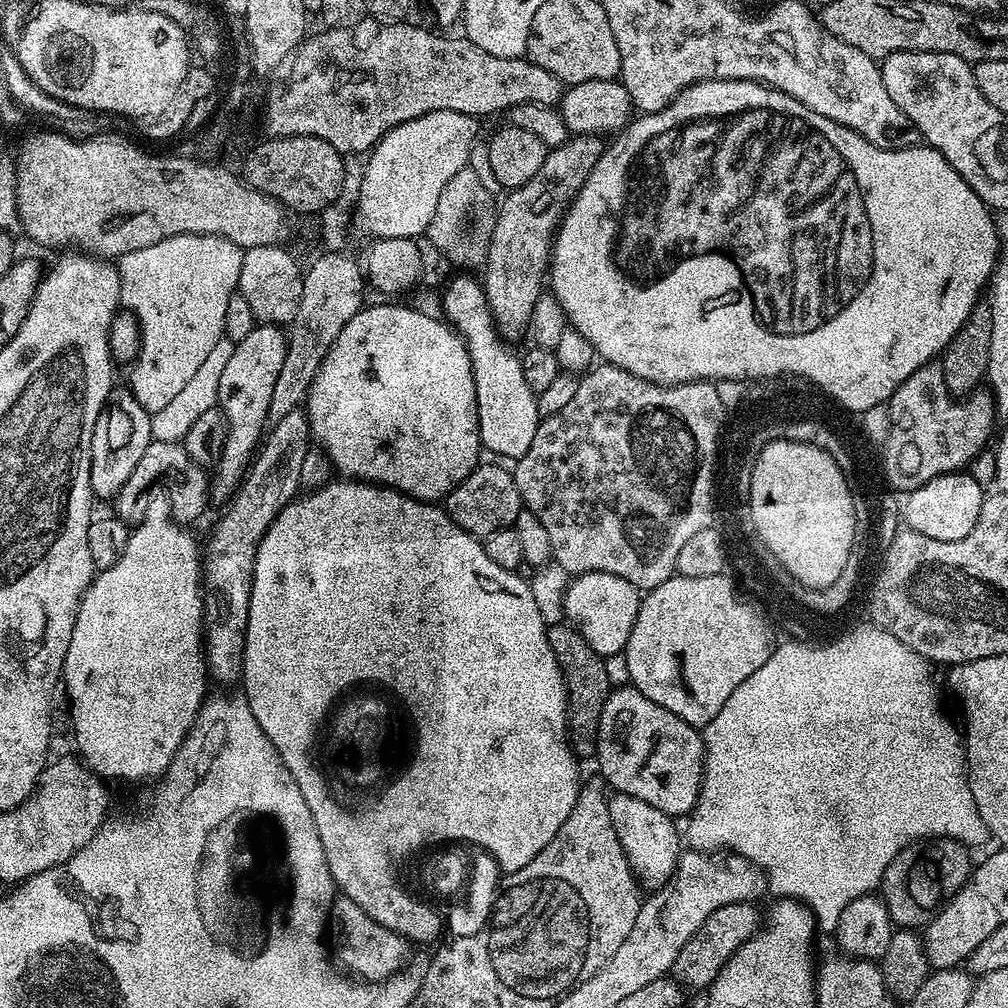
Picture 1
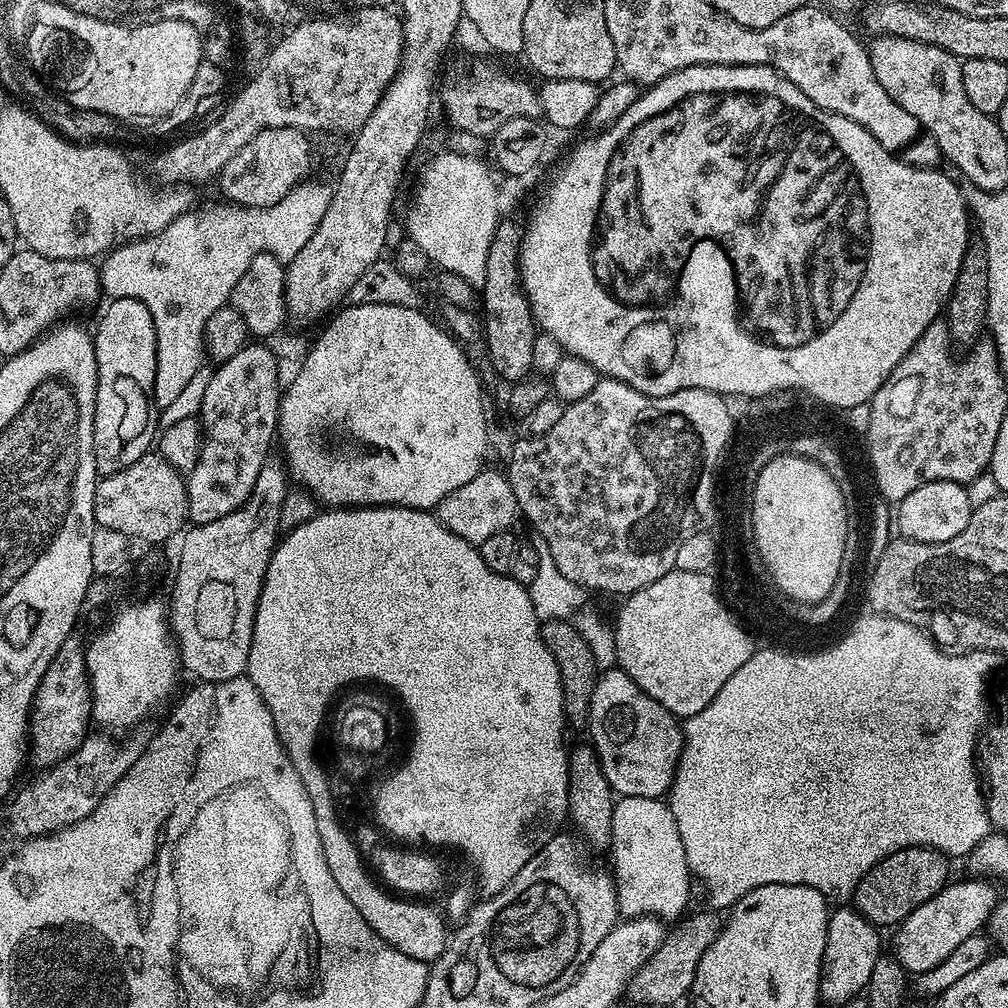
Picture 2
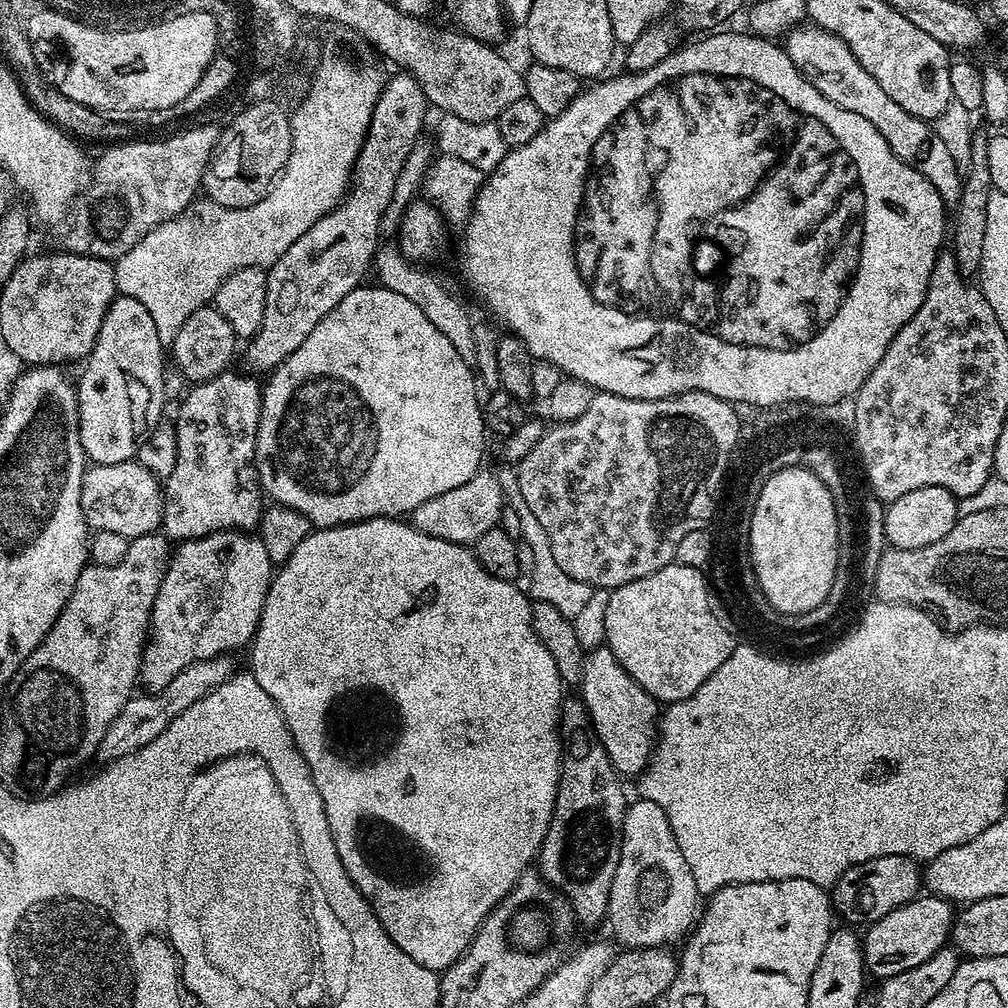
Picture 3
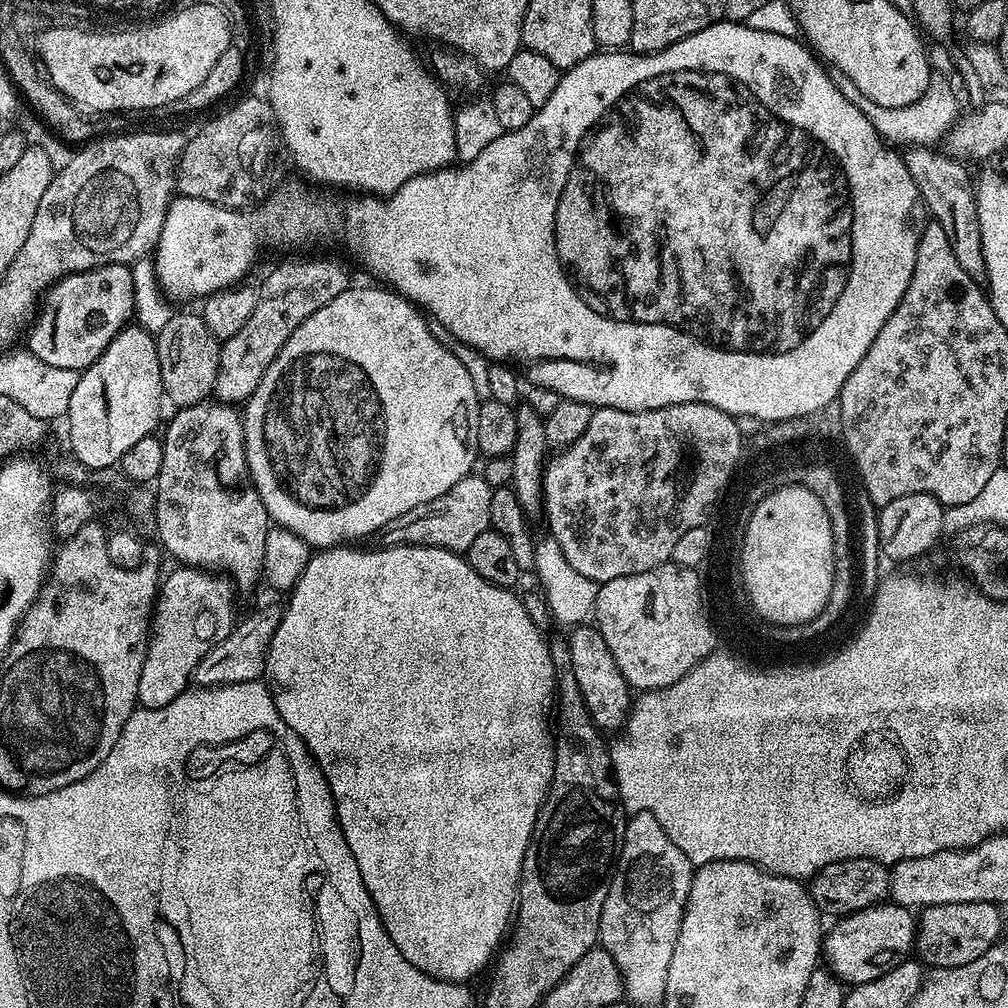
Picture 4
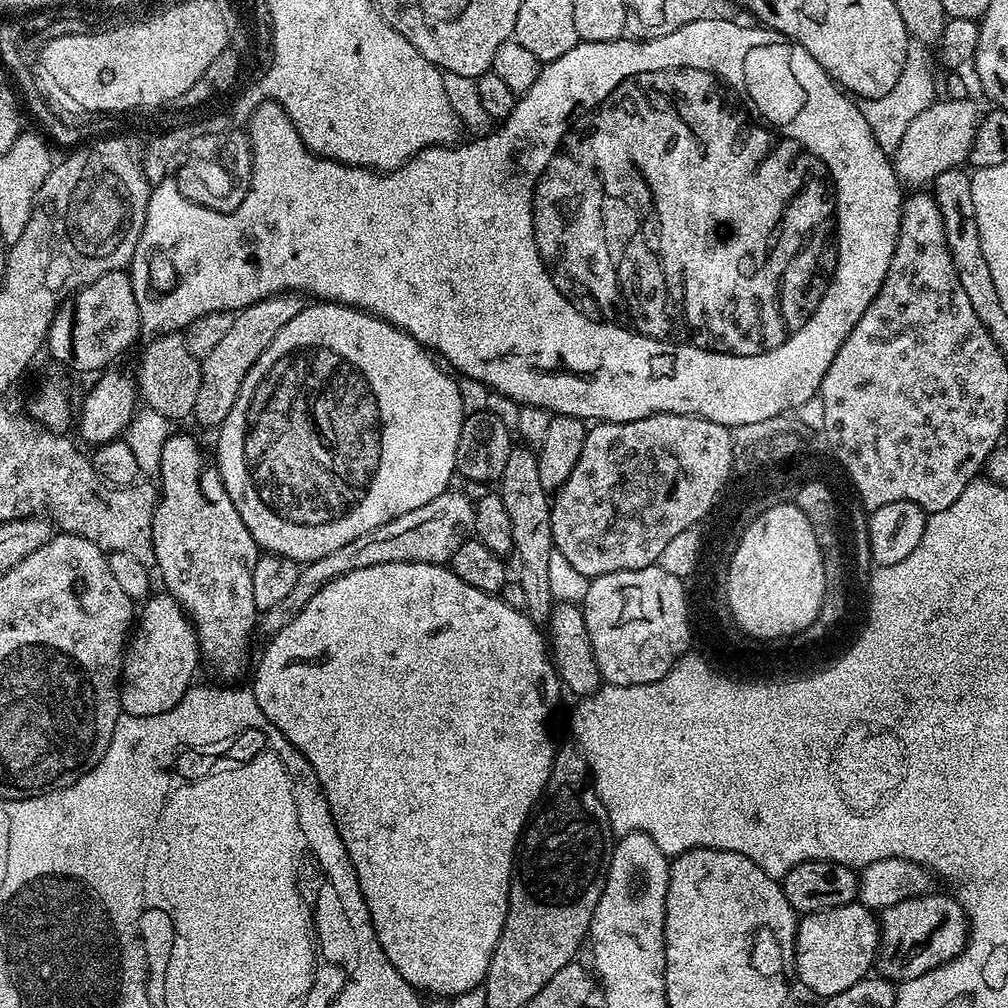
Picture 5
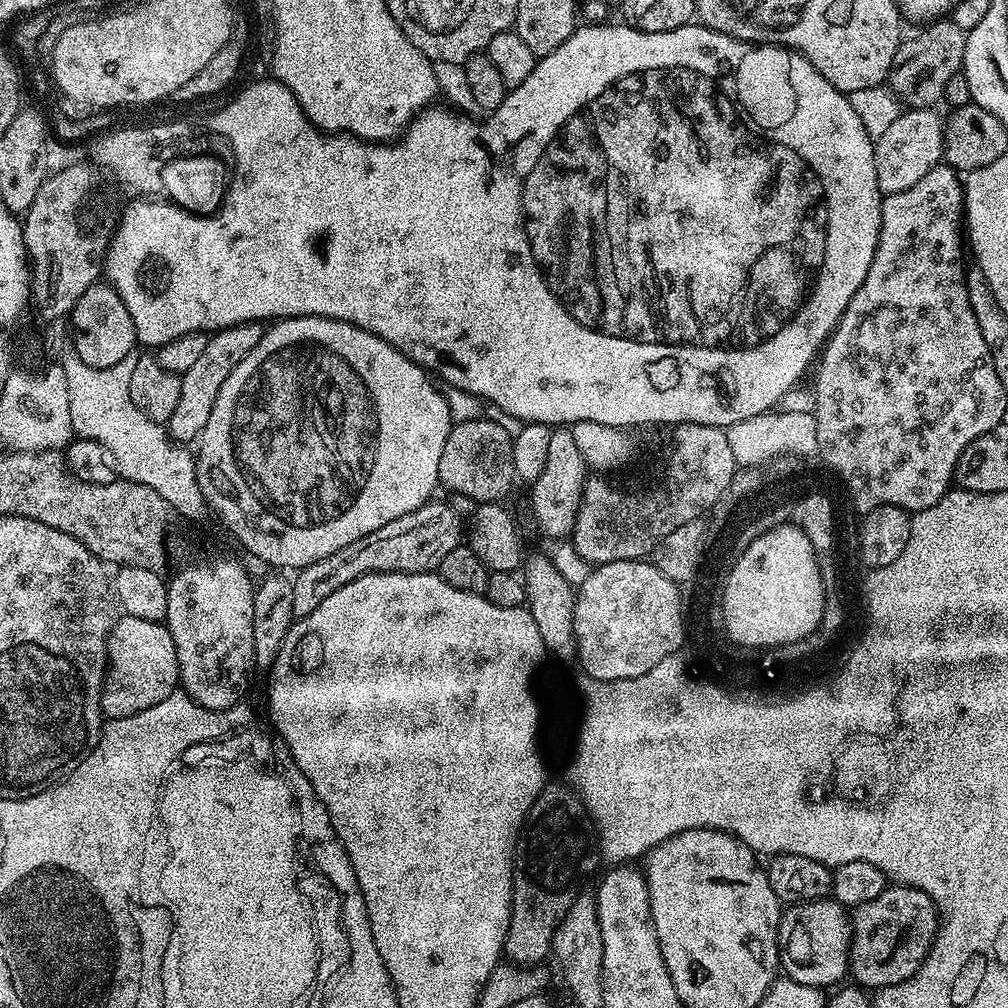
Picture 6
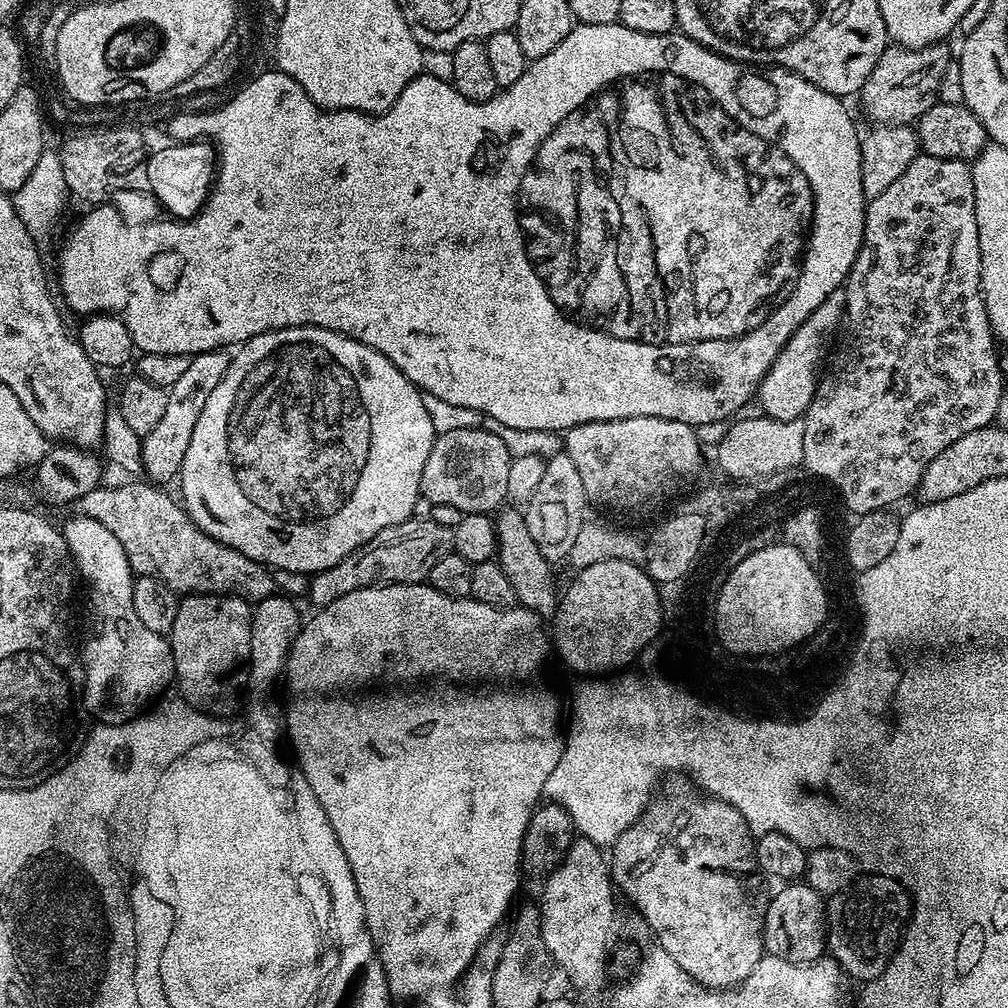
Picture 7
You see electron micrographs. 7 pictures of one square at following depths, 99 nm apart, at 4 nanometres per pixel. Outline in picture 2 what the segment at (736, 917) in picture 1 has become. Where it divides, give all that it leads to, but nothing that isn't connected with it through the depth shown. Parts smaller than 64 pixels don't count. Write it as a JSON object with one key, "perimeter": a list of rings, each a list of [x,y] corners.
{"perimeter":[[[693,911],[683,923],[676,926],[681,926],[681,928],[676,928],[673,932],[671,929],[665,935],[664,941],[657,946],[652,957],[631,976],[628,980],[626,996],[629,996],[634,1003],[676,1004],[680,999],[683,1001],[691,993],[692,983],[698,970],[698,962],[702,958],[702,954],[706,954],[706,950],[714,942],[714,938],[720,933],[722,927],[721,917],[719,920],[716,917],[719,915],[715,911],[707,911],[696,913]]]}

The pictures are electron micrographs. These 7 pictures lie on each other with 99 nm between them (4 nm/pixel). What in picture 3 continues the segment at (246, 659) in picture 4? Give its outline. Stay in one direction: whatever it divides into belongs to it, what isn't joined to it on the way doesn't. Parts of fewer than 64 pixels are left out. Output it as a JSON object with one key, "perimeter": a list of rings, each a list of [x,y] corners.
{"perimeter":[[[221,654],[213,659],[200,659],[180,670],[161,691],[146,692],[143,693],[144,696],[133,695],[107,728],[100,743],[104,748],[108,748],[108,752],[116,752],[117,758],[128,756],[148,745],[173,721],[174,716],[186,710],[186,706],[193,705],[233,675],[235,668],[232,659],[234,658],[228,654]]]}

